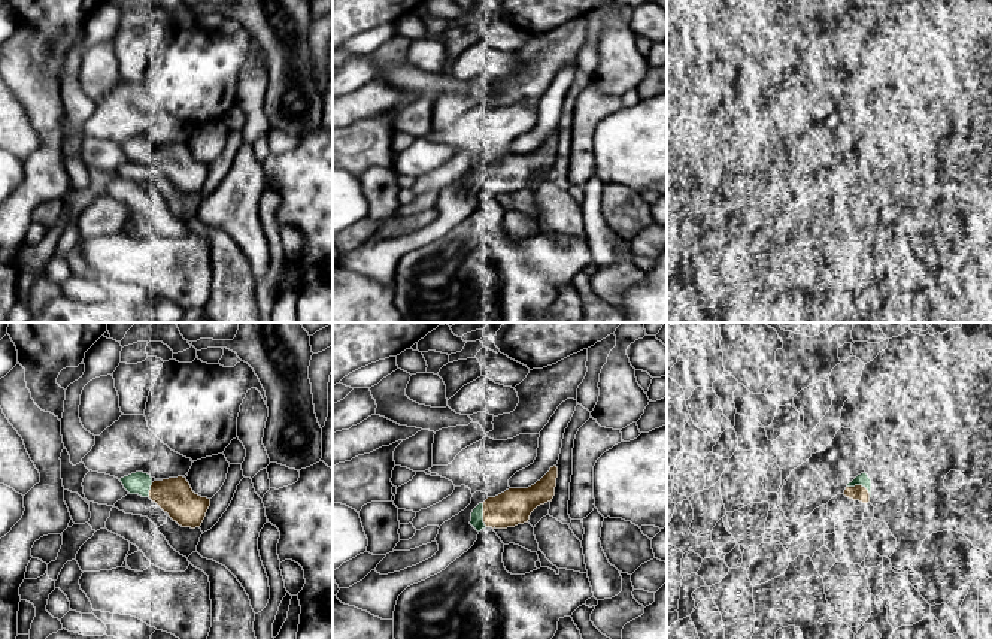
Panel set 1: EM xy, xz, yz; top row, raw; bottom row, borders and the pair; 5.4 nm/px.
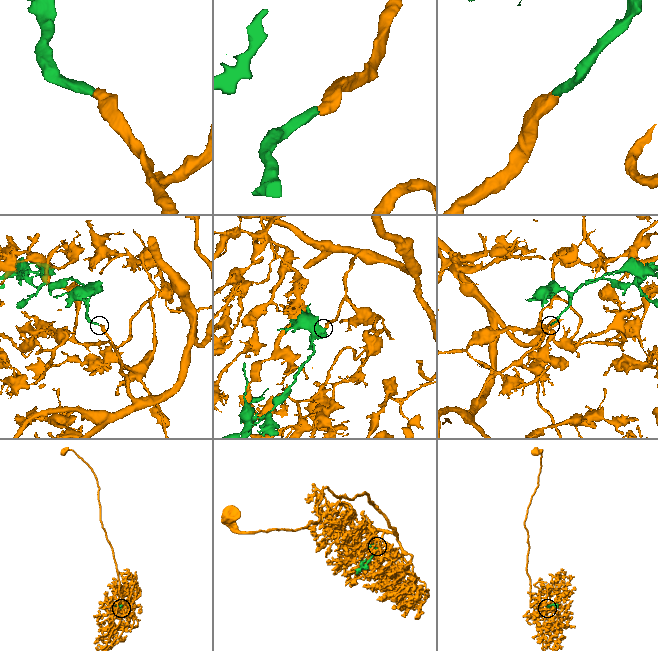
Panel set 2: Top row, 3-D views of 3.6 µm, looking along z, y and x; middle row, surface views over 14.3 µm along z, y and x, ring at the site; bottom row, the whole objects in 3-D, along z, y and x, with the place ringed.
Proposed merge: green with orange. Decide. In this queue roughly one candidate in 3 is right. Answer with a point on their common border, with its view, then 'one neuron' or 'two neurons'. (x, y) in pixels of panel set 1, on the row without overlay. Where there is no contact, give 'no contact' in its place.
yz (861, 150) | one neuron

